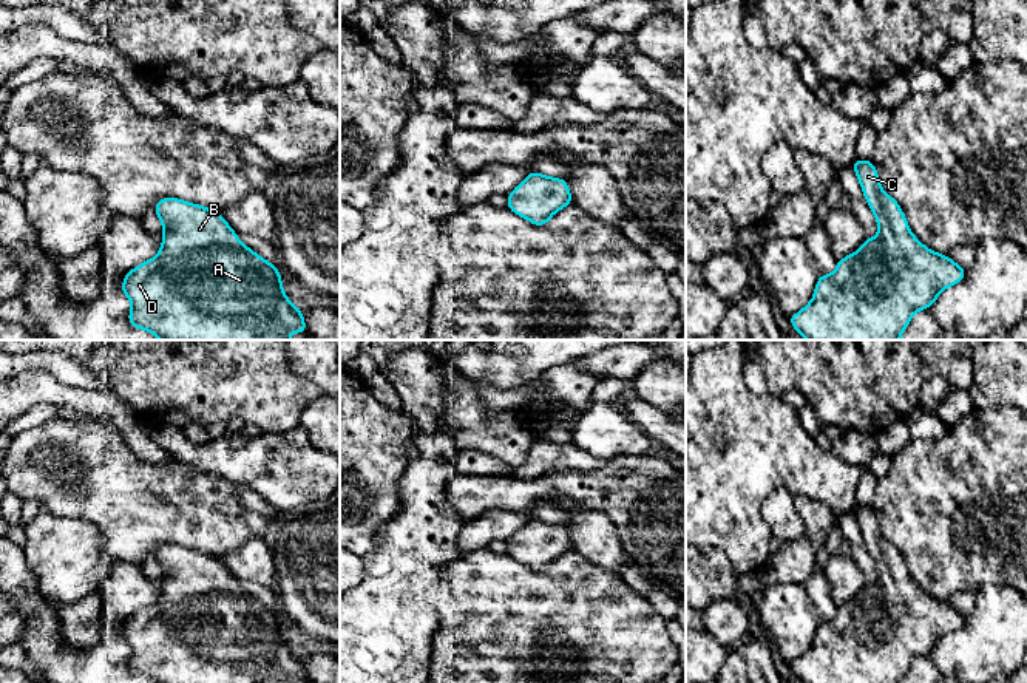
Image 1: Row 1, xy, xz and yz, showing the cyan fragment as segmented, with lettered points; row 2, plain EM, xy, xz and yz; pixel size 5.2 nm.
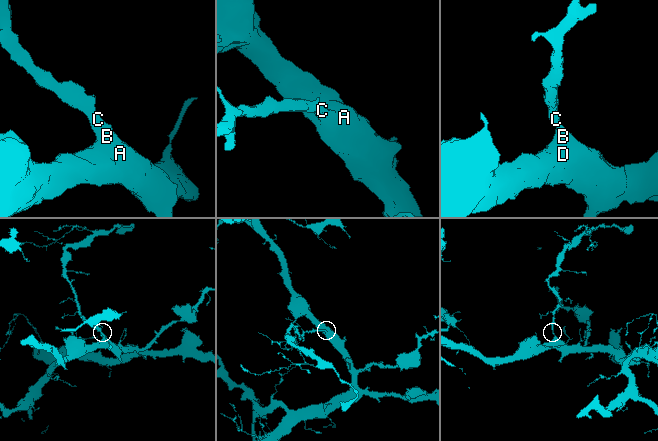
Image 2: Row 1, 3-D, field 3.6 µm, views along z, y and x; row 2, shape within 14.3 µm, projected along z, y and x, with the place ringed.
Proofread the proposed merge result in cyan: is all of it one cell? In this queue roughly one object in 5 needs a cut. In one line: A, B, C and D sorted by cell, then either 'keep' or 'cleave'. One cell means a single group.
A B C D; keep

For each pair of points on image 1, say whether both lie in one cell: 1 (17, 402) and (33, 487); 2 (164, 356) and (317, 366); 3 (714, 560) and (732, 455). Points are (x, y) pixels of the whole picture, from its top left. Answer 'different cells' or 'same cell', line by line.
1: different cells
2: different cells
3: different cells

